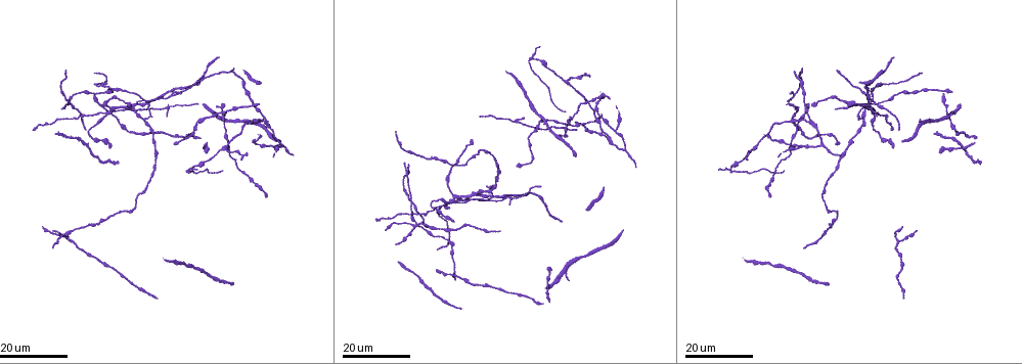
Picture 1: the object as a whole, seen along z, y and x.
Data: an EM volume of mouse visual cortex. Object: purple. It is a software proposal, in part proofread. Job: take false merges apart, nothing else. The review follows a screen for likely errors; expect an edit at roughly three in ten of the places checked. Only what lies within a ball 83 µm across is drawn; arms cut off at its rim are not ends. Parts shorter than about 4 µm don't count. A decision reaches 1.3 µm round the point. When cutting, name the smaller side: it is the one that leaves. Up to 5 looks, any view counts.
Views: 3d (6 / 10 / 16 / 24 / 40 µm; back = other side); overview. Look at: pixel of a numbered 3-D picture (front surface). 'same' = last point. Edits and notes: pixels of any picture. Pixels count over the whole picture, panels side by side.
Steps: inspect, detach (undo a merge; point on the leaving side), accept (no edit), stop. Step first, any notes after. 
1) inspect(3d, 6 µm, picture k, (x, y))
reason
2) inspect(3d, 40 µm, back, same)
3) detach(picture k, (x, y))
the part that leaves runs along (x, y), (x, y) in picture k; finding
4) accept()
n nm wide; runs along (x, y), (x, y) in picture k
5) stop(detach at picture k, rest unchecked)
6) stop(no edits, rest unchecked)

inspect(3d, 16 µm, picture 1, (222, 113))
a fork

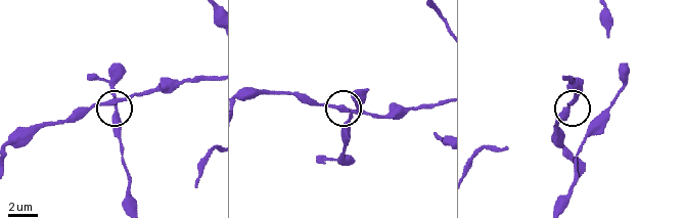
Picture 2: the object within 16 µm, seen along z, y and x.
inspect(3d, 10 µm, picture 2, (572, 102))

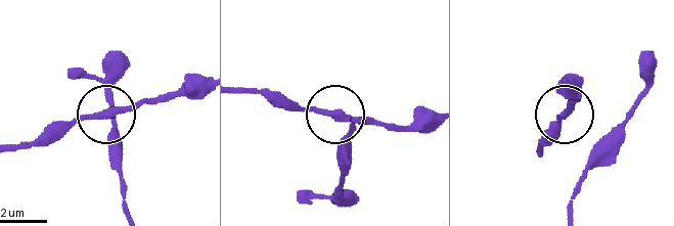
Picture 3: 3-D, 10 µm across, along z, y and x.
inspect(3d, 10 µm, back, picture 3, (337, 117))

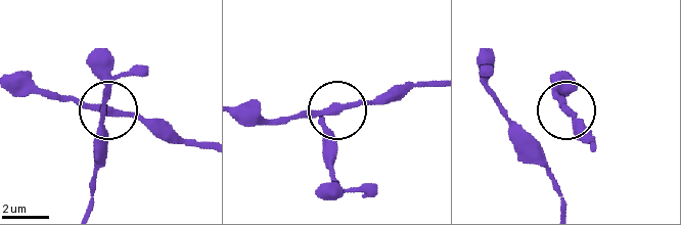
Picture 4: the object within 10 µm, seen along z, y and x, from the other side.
accept()
side arm 36 µm; runs along (590, 148), (566, 114), (521, 156) in picture 4; all the same cell

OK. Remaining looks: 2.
inspect(3d, 16 µm, picture 1, (567, 78))
thin arm on a thick one

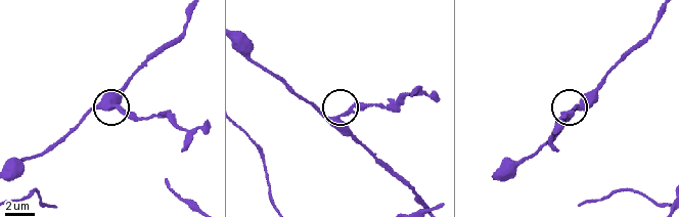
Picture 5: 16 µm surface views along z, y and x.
inspect(3d, 6 µm, picture 5, (340, 115))

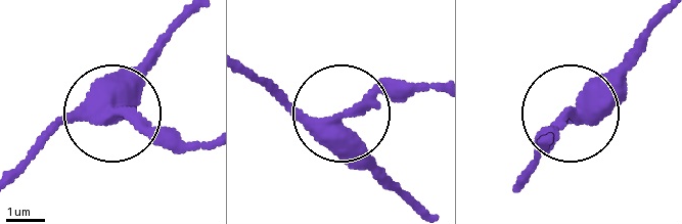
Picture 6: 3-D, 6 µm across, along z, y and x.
detach(picture 6, (154, 133))
the part that leaves runs along (117, 110), (200, 140) in picture 6; a second cell is stuck on

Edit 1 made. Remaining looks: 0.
stop(detach at picture 6, rest unchecked)

